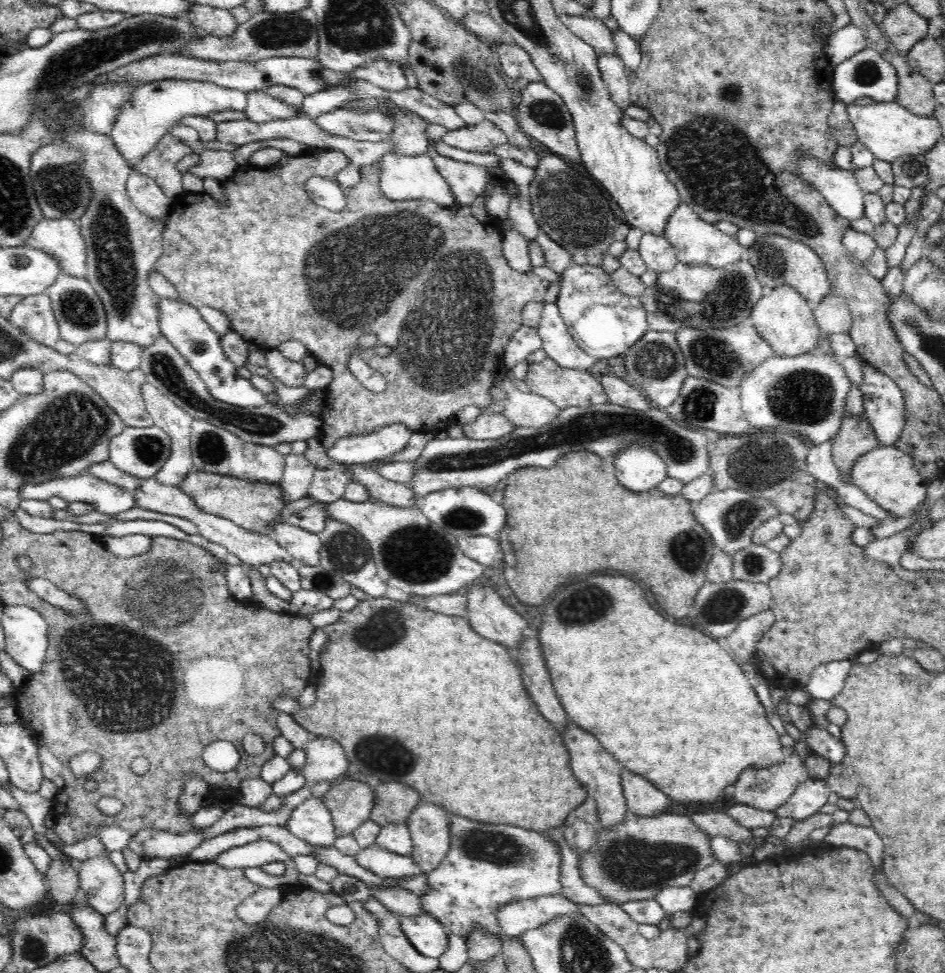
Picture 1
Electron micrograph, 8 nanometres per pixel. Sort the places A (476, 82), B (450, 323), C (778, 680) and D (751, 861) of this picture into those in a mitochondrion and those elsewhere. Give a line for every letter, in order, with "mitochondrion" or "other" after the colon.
A: mitochondrion
B: mitochondrion
C: other
D: other

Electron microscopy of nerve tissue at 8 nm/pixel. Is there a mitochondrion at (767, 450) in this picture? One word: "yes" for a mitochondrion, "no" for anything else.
yes

